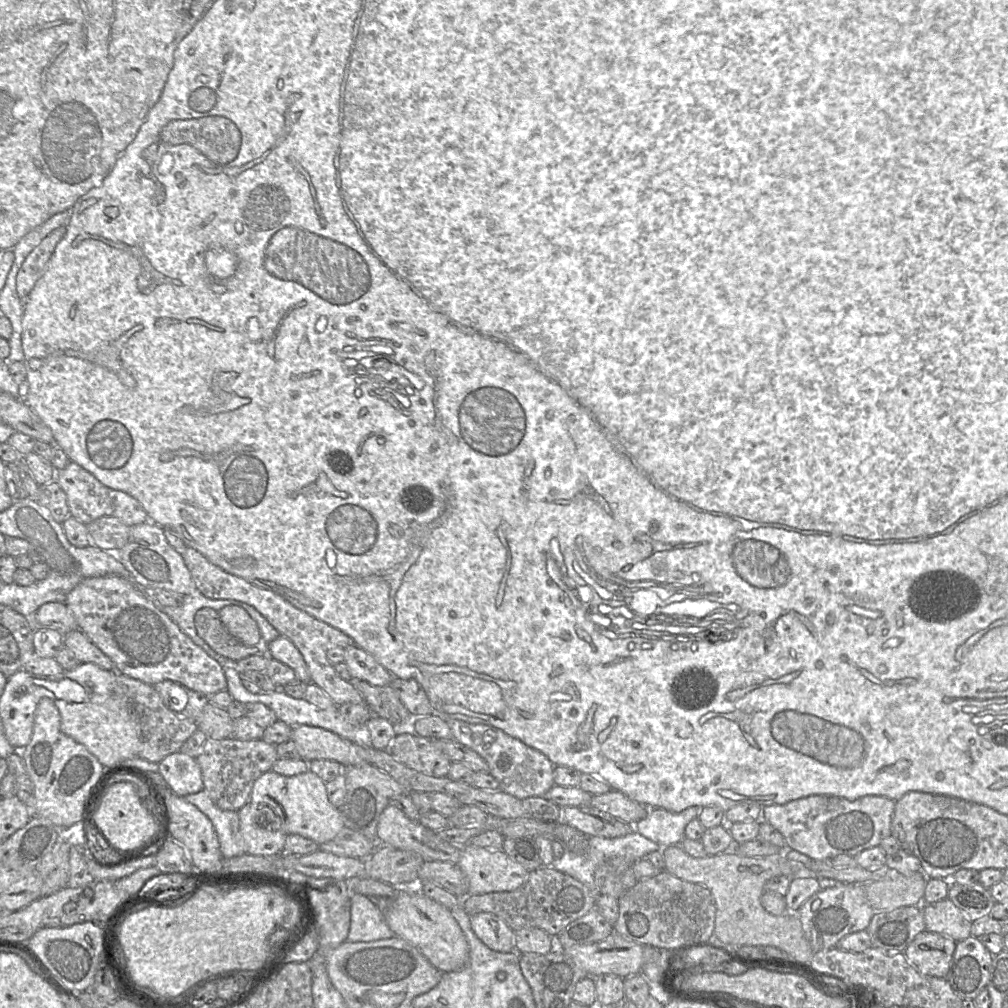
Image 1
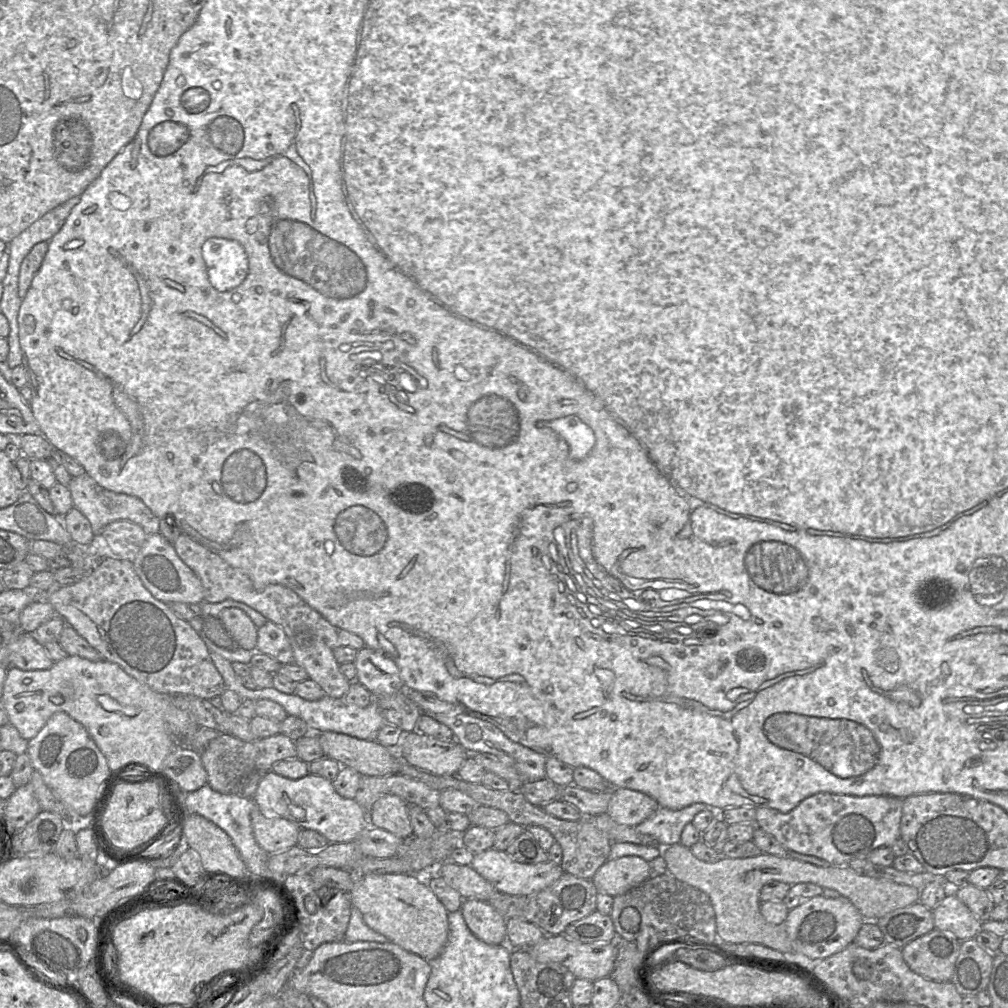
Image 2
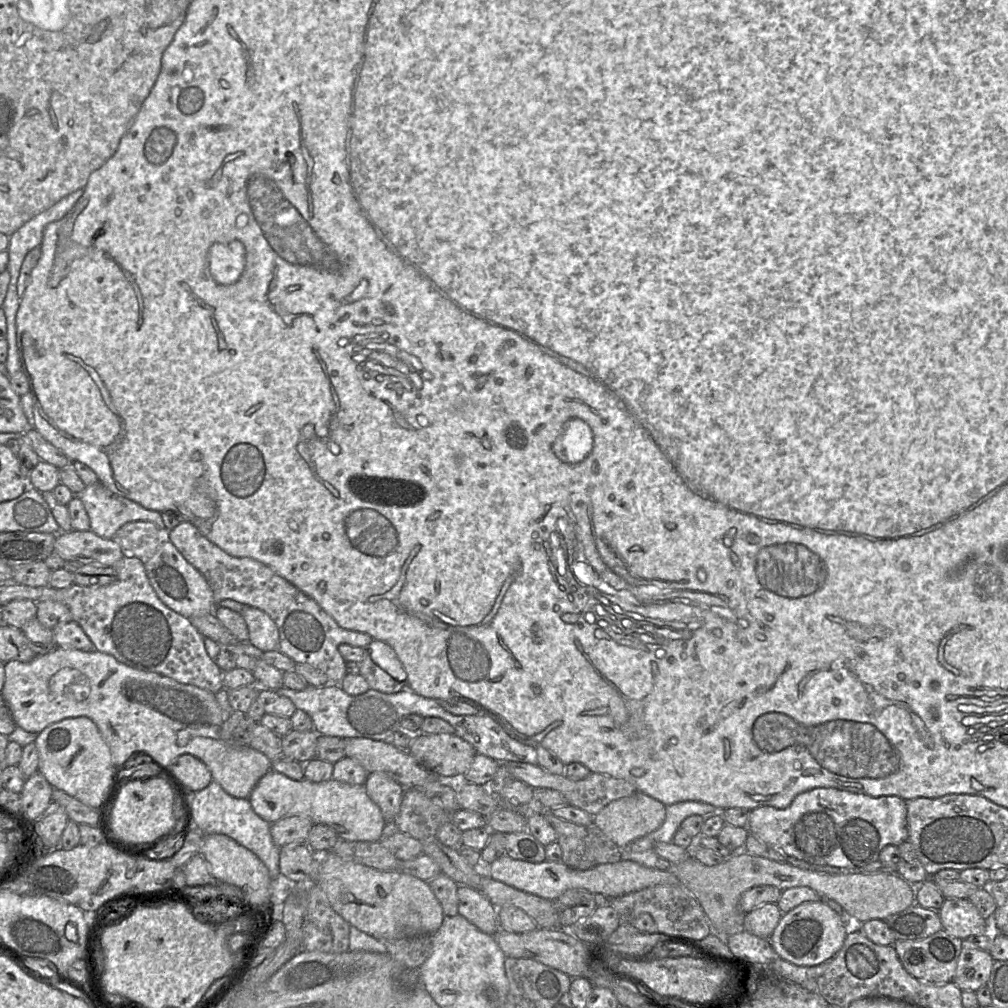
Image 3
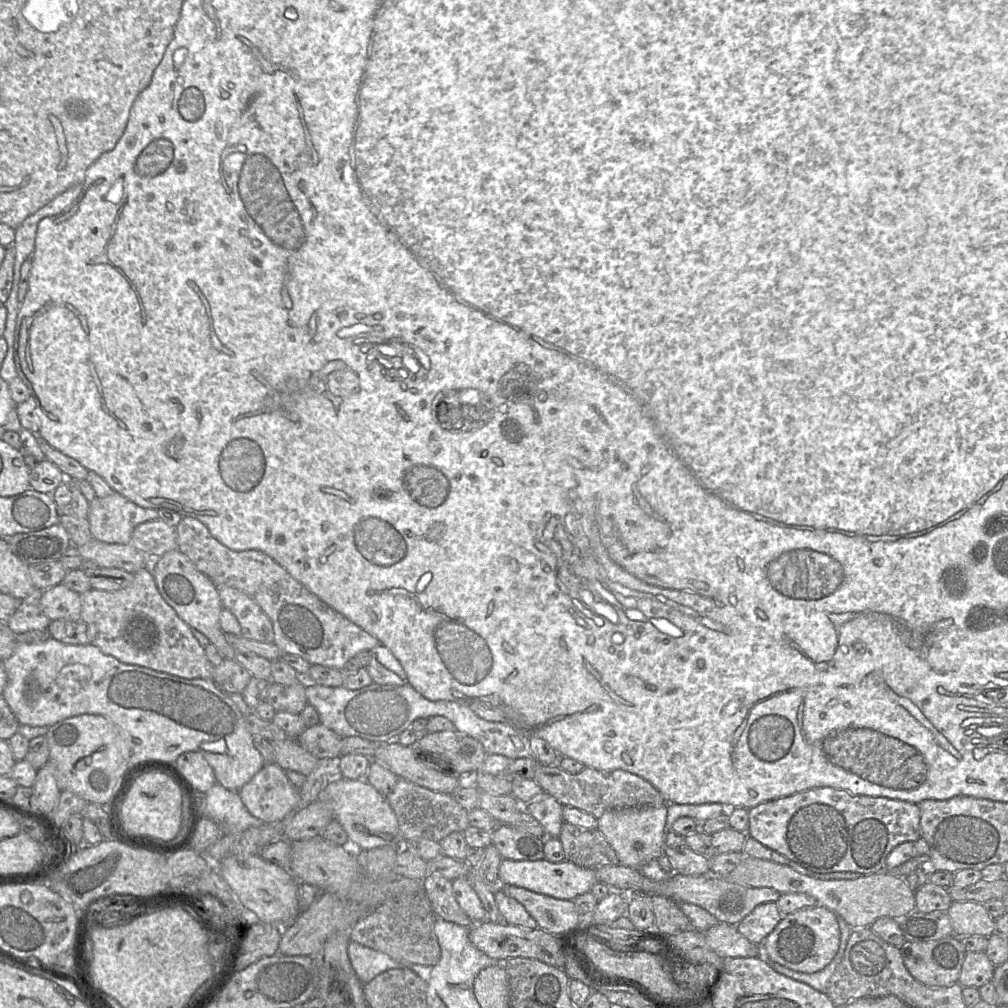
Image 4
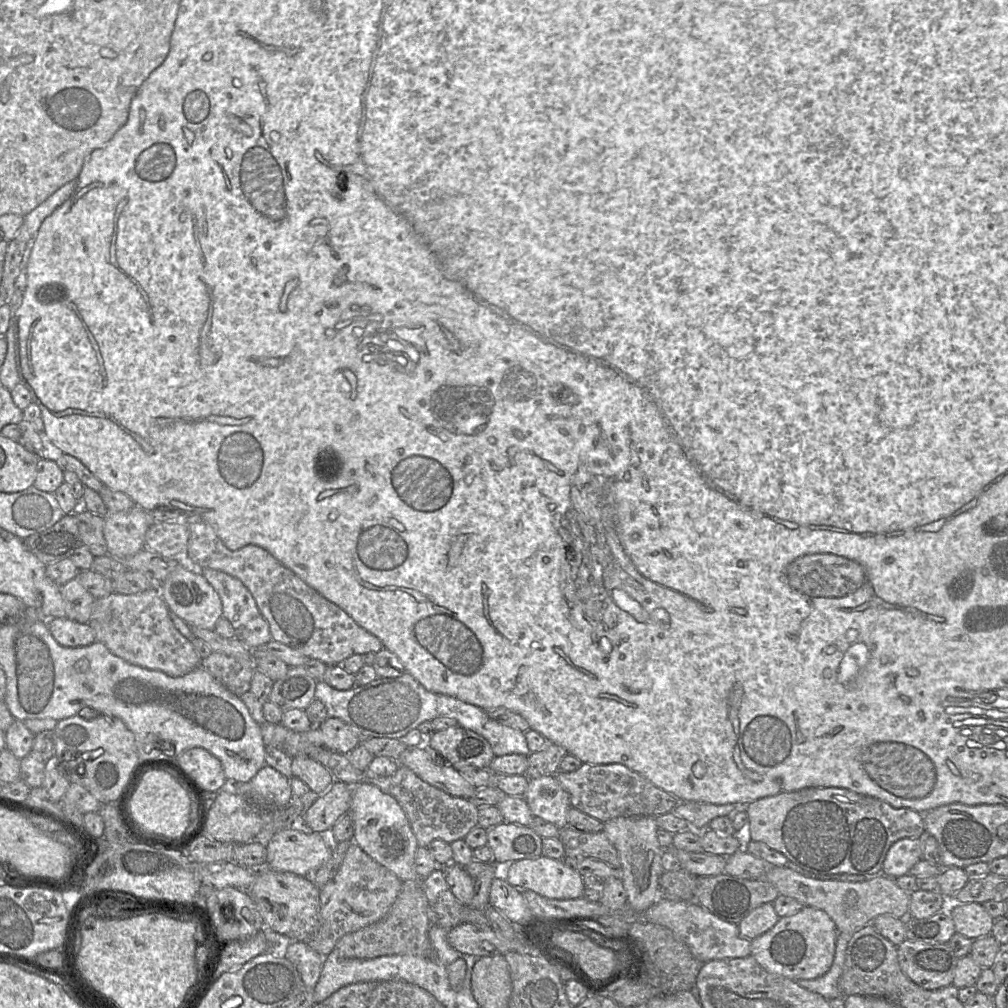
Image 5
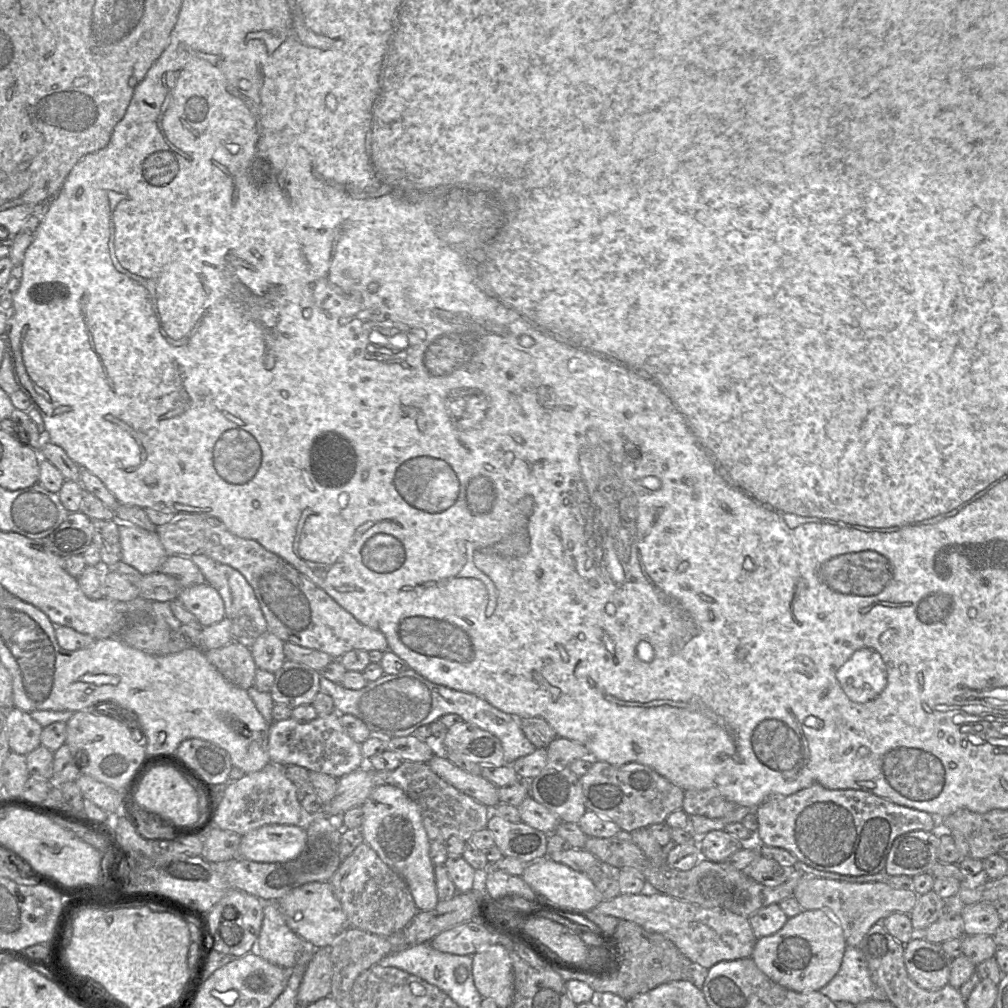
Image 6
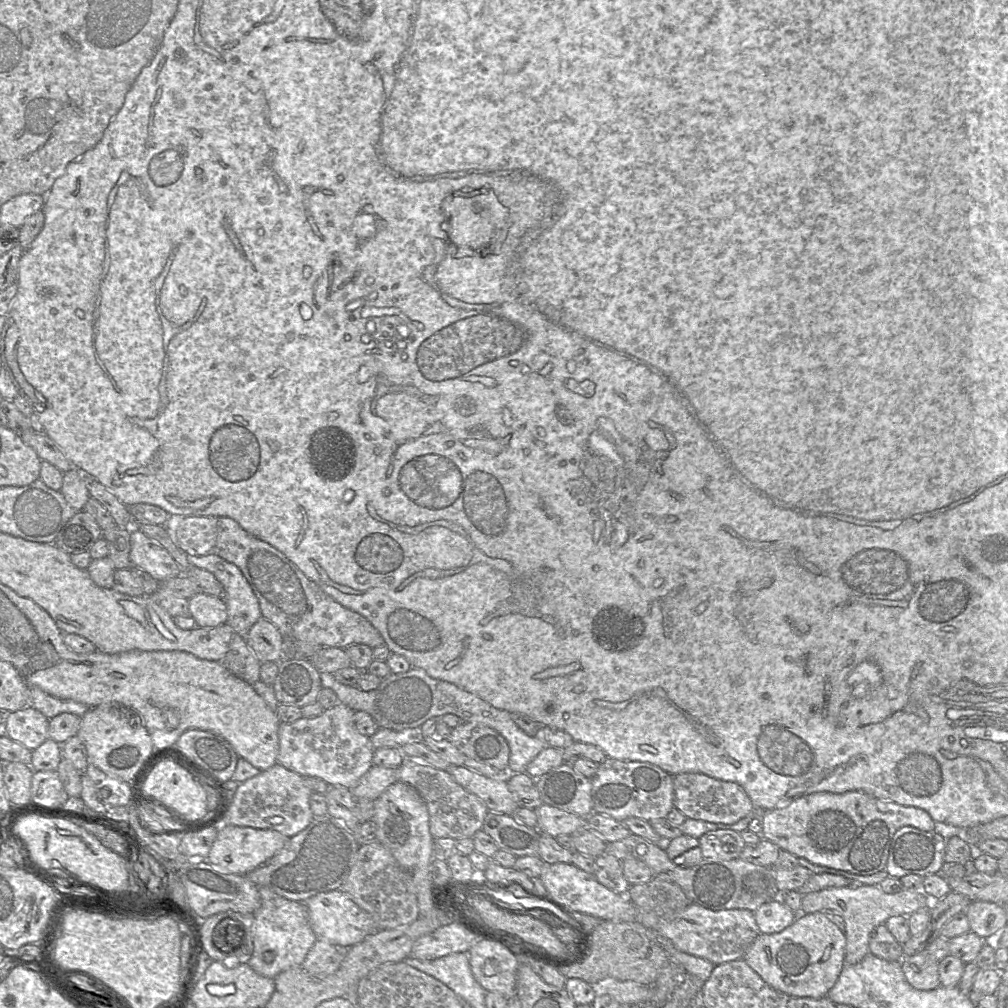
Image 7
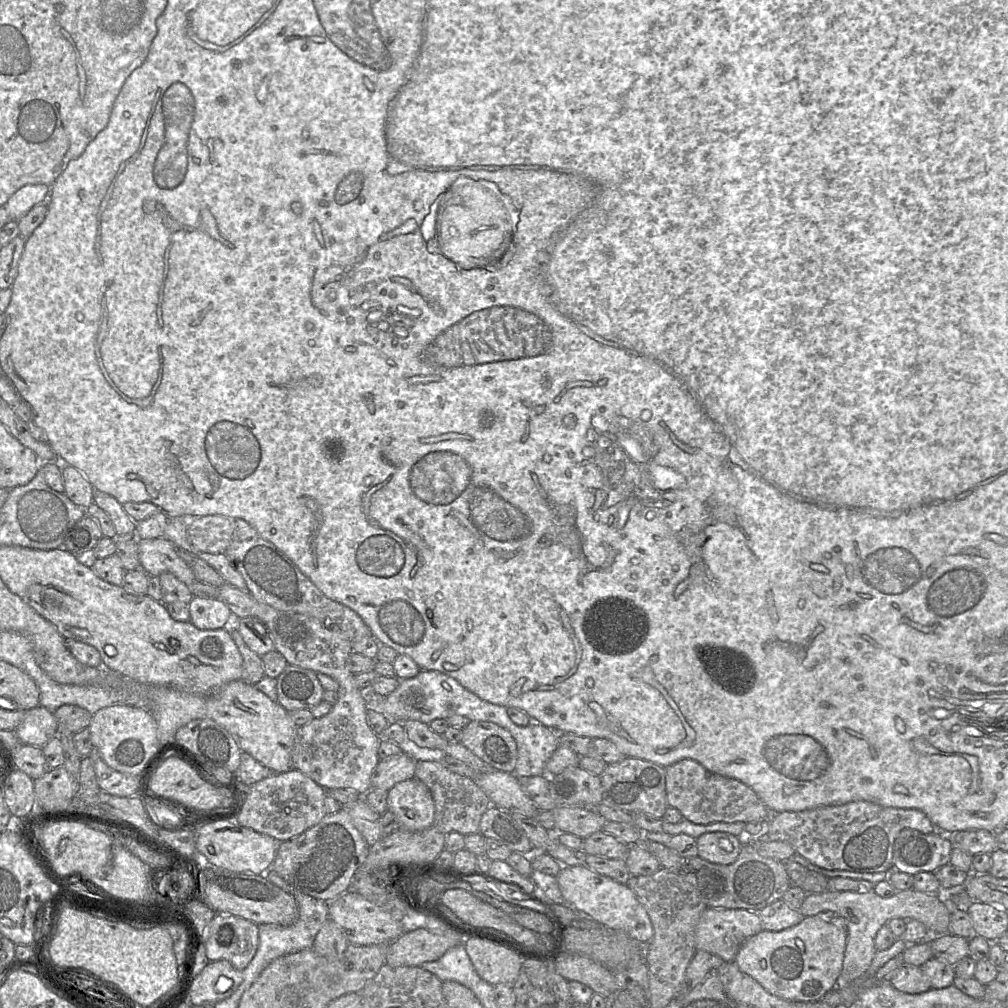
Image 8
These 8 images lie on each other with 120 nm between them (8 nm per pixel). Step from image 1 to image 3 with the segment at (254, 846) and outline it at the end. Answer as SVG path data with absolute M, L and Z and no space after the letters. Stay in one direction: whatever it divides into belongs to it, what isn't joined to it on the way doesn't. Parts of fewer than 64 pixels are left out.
M290 816L271 824L274 843L283 847L288 844L305 844L314 823L305 816Z

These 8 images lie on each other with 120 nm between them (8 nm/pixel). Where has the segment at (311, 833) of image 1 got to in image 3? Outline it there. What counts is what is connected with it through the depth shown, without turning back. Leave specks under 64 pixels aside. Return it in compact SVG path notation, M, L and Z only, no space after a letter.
M271 769L253 788L248 798L254 812L270 824L290 816L305 816L314 824L332 827L341 841L380 841L388 830L379 806L373 802L364 785L350 785L330 779L311 782L293 780Z

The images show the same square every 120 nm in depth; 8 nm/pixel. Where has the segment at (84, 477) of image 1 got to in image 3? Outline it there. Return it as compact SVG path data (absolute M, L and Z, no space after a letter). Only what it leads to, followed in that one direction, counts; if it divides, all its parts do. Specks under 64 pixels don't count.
M99 481L85 486L76 496L88 514L90 530L101 538L112 539L120 527L136 521L149 521L164 529L161 513L113 493Z

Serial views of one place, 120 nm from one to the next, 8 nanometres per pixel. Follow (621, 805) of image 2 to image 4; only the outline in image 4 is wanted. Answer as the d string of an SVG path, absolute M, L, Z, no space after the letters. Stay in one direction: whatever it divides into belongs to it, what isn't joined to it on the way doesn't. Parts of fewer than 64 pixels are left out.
M667 803L665 806L610 809L597 819L597 829L614 849L619 864L640 869L664 854Z

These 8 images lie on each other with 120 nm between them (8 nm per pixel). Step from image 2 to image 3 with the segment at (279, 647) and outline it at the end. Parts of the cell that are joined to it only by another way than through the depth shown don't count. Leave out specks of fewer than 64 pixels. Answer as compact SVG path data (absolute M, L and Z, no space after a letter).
M245 606L241 615L247 624L250 644L262 652L278 649L279 630L266 612Z

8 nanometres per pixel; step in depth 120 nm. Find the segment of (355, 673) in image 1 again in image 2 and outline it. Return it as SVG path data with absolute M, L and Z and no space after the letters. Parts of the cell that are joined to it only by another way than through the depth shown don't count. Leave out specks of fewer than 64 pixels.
M364 646L358 650L354 664L356 681L374 697L404 691L398 666L384 654Z

